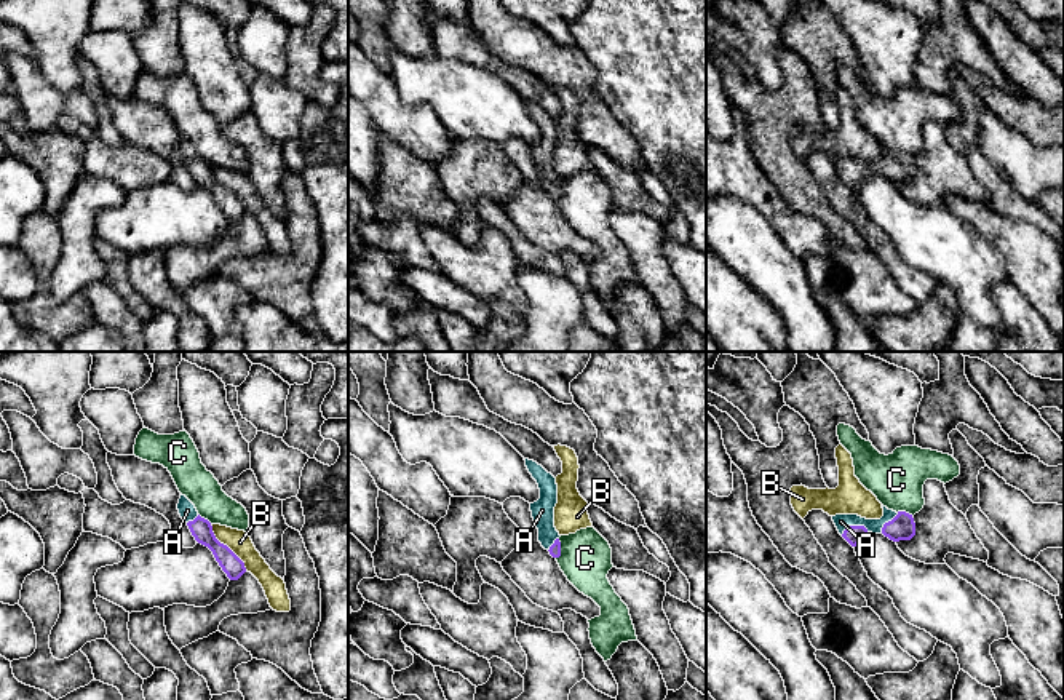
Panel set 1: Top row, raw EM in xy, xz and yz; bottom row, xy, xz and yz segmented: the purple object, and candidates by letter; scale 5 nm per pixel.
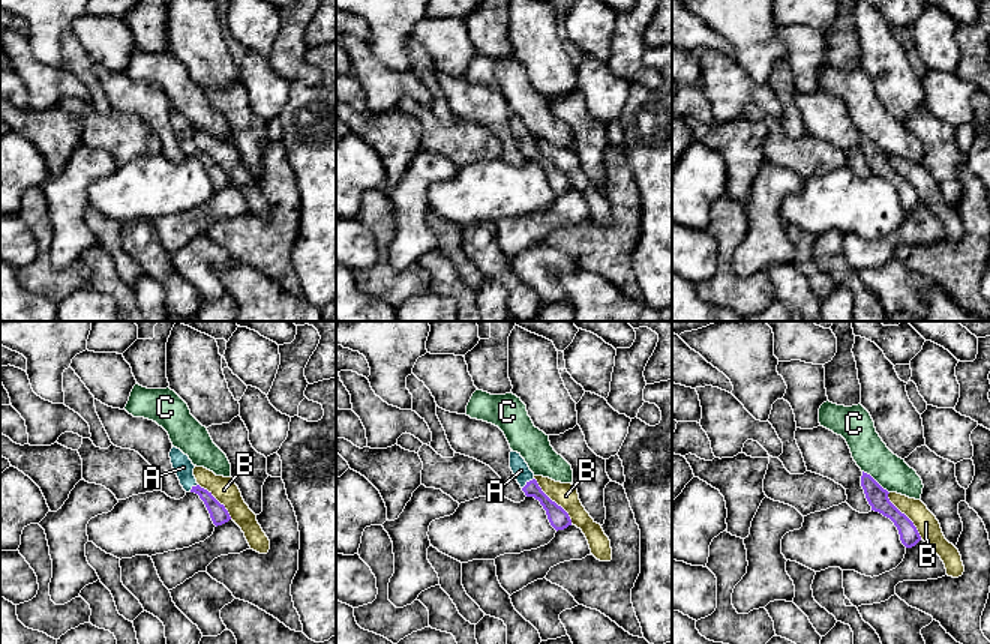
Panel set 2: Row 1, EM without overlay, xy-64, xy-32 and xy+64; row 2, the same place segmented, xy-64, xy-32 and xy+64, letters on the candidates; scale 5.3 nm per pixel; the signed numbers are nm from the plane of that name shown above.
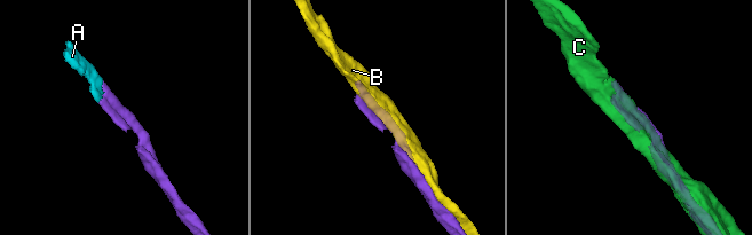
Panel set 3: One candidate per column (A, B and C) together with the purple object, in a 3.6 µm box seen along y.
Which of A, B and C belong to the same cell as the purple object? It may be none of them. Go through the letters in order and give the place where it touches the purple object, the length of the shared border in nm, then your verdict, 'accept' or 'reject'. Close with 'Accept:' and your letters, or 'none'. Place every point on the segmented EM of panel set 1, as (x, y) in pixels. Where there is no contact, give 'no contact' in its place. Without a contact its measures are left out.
A: meets purple in yz at (853, 526); contact 150 nm long; accept
B: meets purple in xy at (227, 547); contact 300 nm long; reject
C: meets purple in xz at (559, 548); contact 110 nm long; reject
Accept: A

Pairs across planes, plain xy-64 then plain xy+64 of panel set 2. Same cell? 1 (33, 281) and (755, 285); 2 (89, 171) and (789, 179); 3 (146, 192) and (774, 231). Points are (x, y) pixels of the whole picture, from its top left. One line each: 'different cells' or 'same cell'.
1: same cell
2: same cell
3: different cells

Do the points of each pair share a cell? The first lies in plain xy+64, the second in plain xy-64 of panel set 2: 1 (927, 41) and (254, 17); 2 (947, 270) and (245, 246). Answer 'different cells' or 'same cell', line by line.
1: same cell
2: same cell

